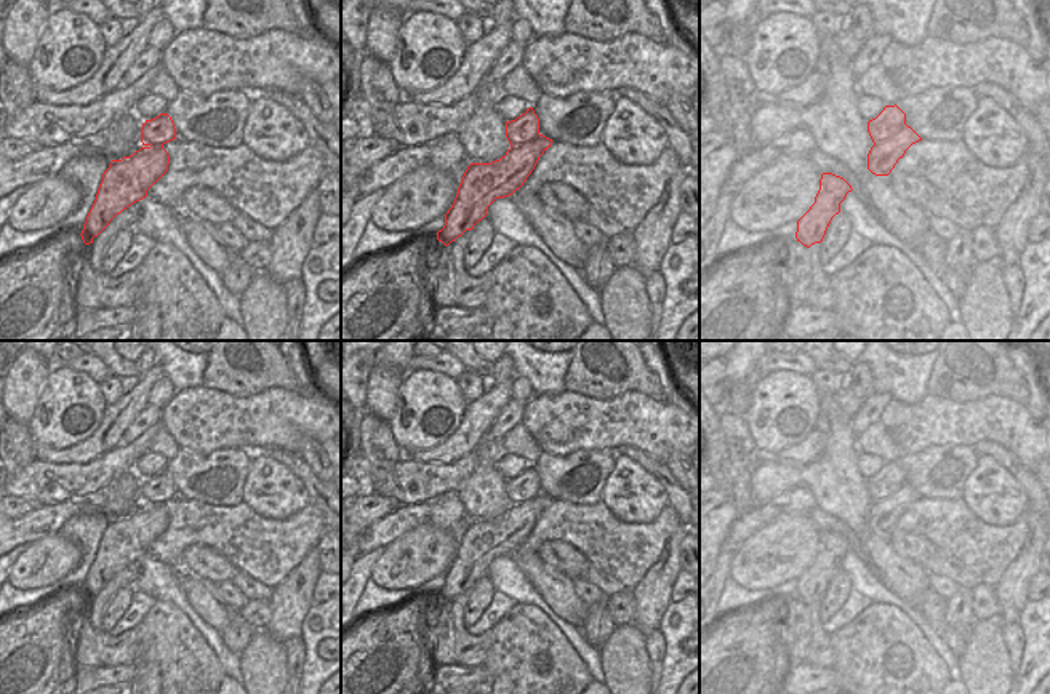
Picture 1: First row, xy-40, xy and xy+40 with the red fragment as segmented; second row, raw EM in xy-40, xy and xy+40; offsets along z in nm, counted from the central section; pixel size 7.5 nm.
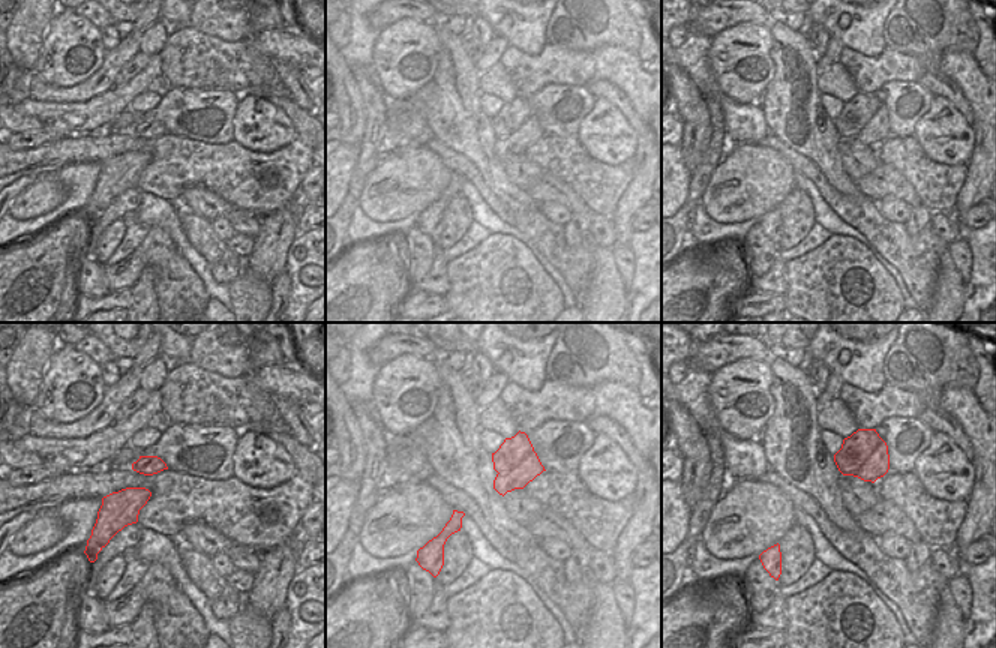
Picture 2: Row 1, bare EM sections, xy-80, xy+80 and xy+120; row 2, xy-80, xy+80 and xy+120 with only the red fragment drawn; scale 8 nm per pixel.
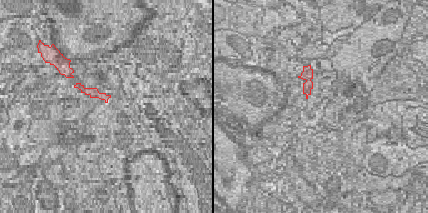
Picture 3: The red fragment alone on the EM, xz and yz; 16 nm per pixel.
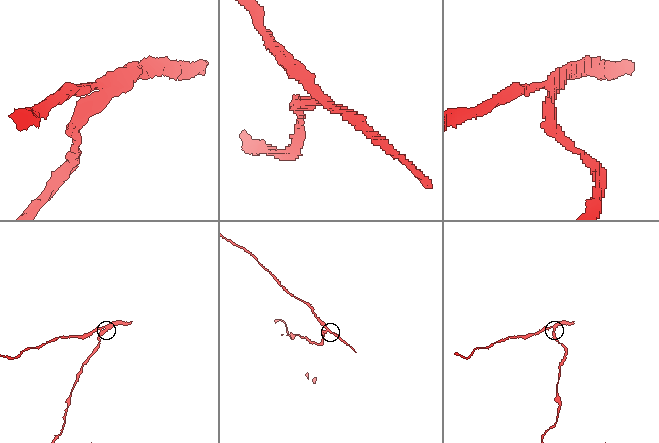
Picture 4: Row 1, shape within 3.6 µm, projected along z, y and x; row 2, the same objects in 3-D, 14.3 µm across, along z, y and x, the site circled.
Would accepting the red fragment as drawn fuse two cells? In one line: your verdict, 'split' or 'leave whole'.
split

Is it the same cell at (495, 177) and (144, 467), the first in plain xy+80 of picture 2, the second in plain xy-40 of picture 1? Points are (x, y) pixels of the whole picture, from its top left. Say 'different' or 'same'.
different

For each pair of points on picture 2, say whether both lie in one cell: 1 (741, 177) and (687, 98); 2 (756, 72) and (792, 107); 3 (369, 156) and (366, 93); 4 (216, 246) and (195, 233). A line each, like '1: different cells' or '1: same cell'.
1: different cells
2: different cells
3: same cell
4: same cell

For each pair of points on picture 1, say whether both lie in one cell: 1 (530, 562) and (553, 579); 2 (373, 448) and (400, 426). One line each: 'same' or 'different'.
1: same
2: different

